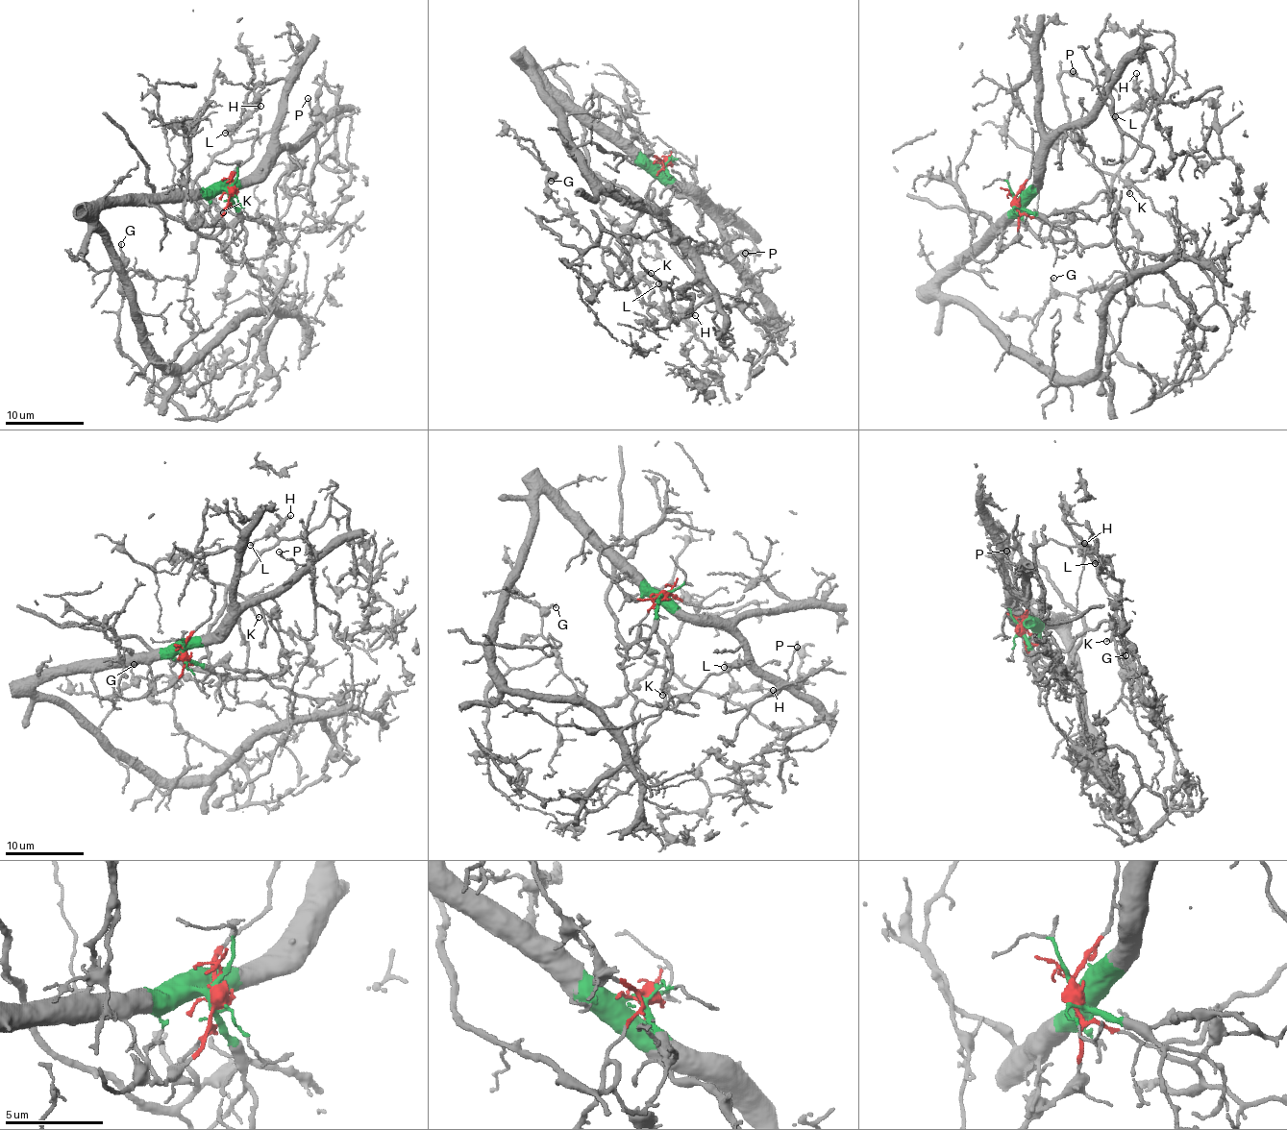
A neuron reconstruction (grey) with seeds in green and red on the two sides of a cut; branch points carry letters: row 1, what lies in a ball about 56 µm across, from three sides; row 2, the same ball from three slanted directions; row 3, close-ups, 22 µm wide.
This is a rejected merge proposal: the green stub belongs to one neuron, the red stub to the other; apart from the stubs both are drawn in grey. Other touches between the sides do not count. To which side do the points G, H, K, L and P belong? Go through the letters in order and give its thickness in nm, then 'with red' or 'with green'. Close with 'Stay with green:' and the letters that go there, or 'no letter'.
G: 130 nm | with red
H: 120 nm | with red
K: 90 nm | with red
L: 110 nm | with red
P: 150 nm | with green
Stay with green: P

